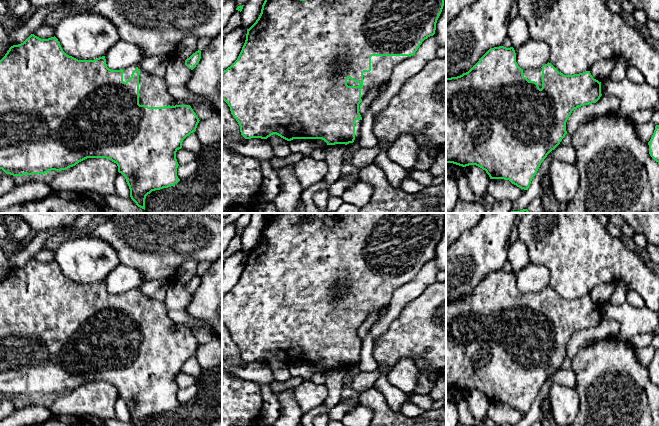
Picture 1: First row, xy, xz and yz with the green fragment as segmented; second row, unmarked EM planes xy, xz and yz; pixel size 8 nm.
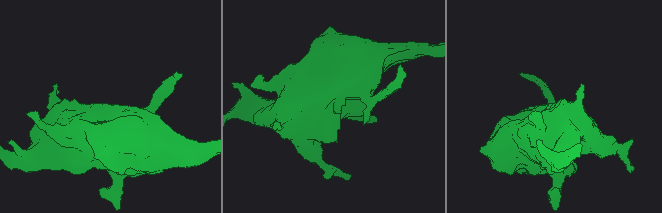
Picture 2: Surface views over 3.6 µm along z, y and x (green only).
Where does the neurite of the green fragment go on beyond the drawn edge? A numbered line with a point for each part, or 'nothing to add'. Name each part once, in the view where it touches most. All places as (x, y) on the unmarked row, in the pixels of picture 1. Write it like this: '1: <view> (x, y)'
1: xy (153, 315)

